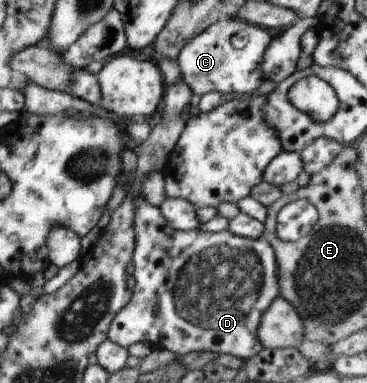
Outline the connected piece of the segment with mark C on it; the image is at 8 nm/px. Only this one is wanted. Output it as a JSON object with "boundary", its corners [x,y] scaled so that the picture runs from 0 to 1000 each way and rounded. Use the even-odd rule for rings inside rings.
{"boundary":[[[654,44],[608,47],[518,104],[488,144],[490,178],[507,219],[542,253],[572,240],[605,245],[670,245],[692,240],[717,211],[708,188],[714,146],[736,112],[736,89],[722,73],[676,63]]]}

